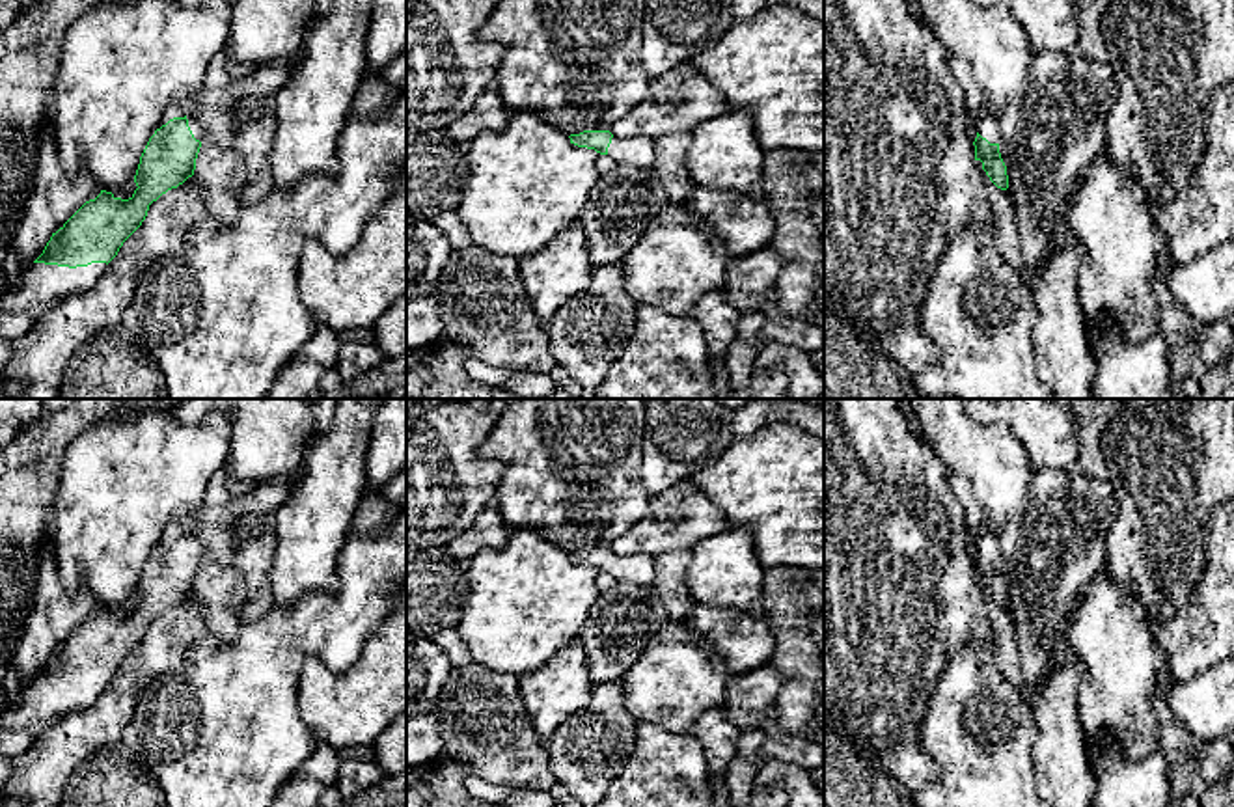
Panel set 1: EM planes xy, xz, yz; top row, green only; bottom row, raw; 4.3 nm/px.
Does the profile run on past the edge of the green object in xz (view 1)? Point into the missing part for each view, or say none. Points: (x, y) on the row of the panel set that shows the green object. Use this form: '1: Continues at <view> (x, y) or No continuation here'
1: Continues at xz (640, 151)

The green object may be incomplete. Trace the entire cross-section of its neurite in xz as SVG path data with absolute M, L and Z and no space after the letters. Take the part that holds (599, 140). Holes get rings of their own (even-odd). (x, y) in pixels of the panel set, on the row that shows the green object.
M583 130L570 134L570 144L595 149L600 155L611 157L619 164L634 164L652 168L656 151L652 138L615 138L610 130Z

